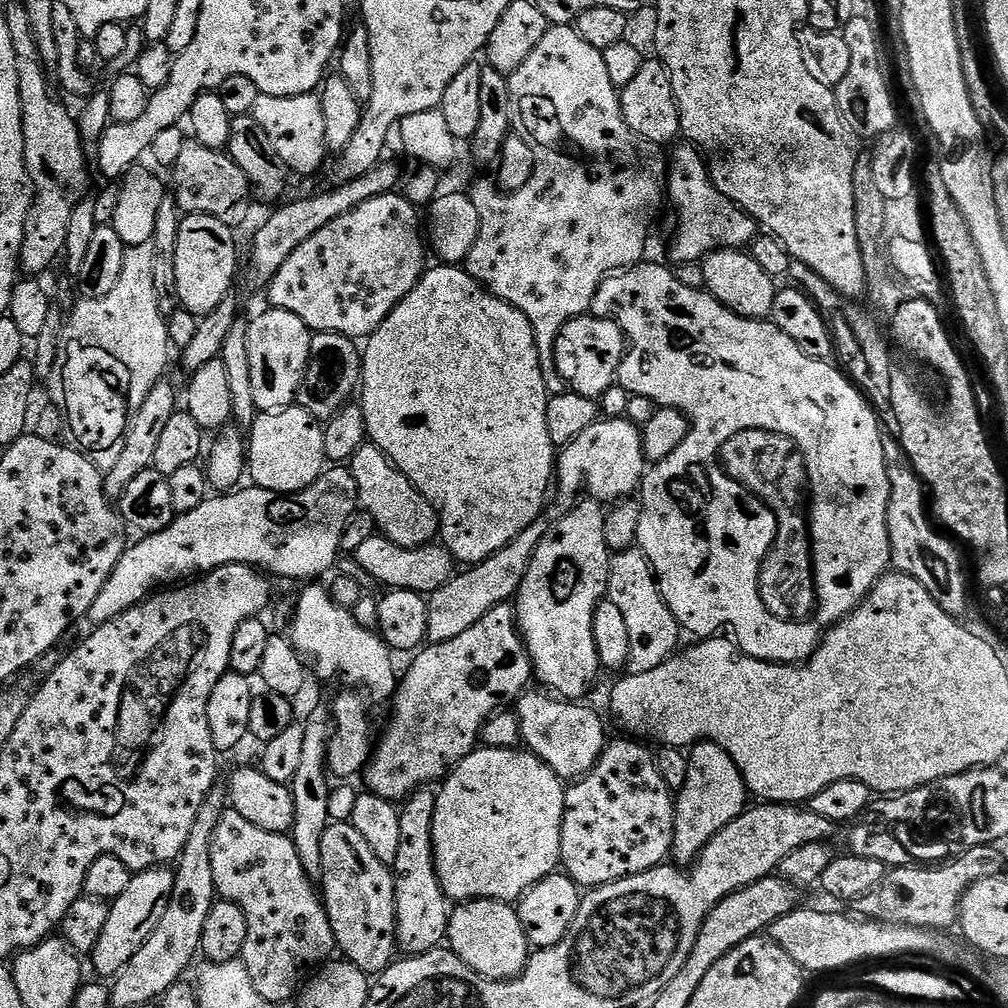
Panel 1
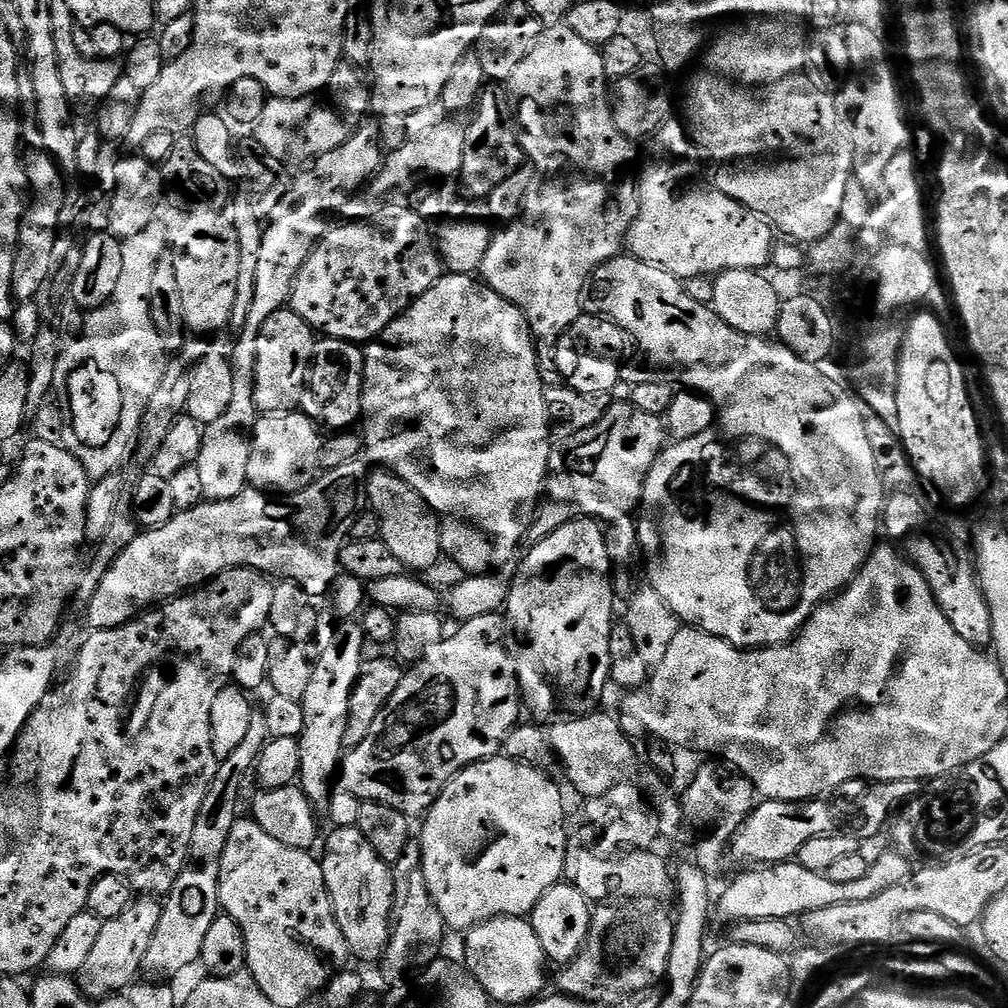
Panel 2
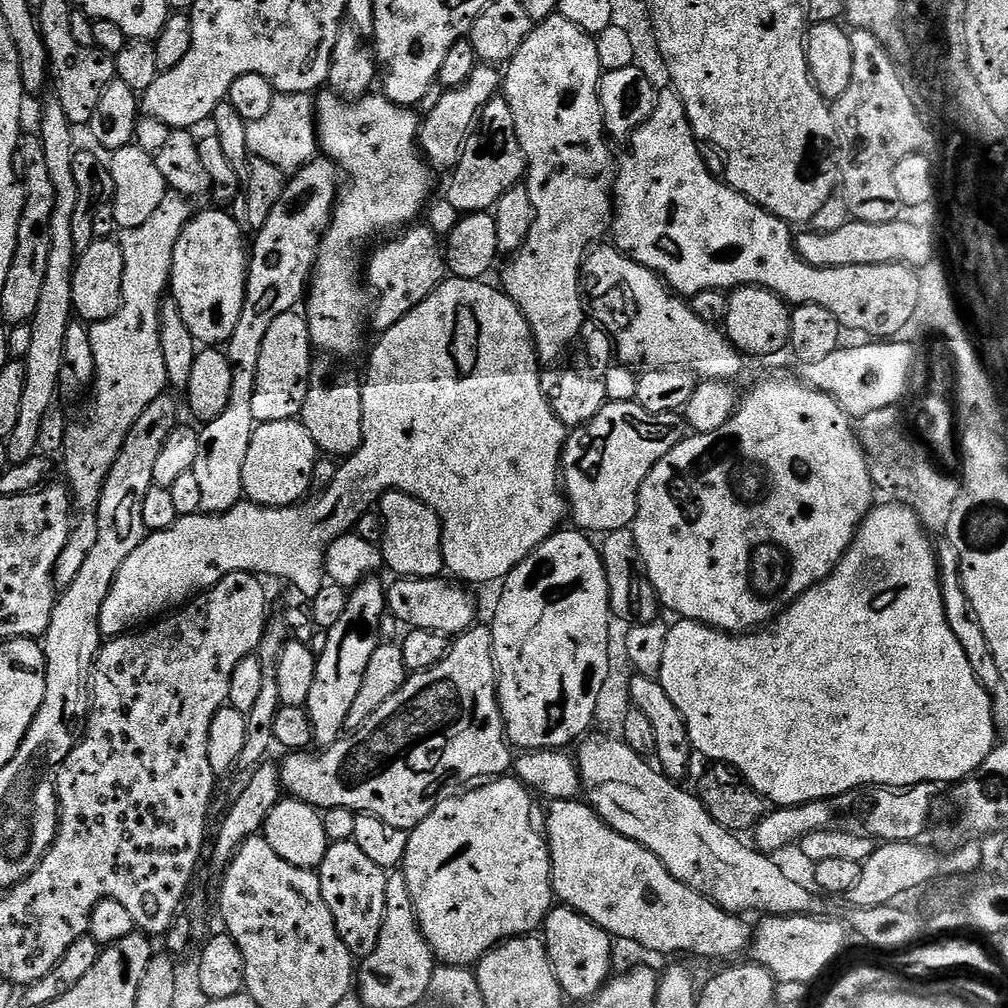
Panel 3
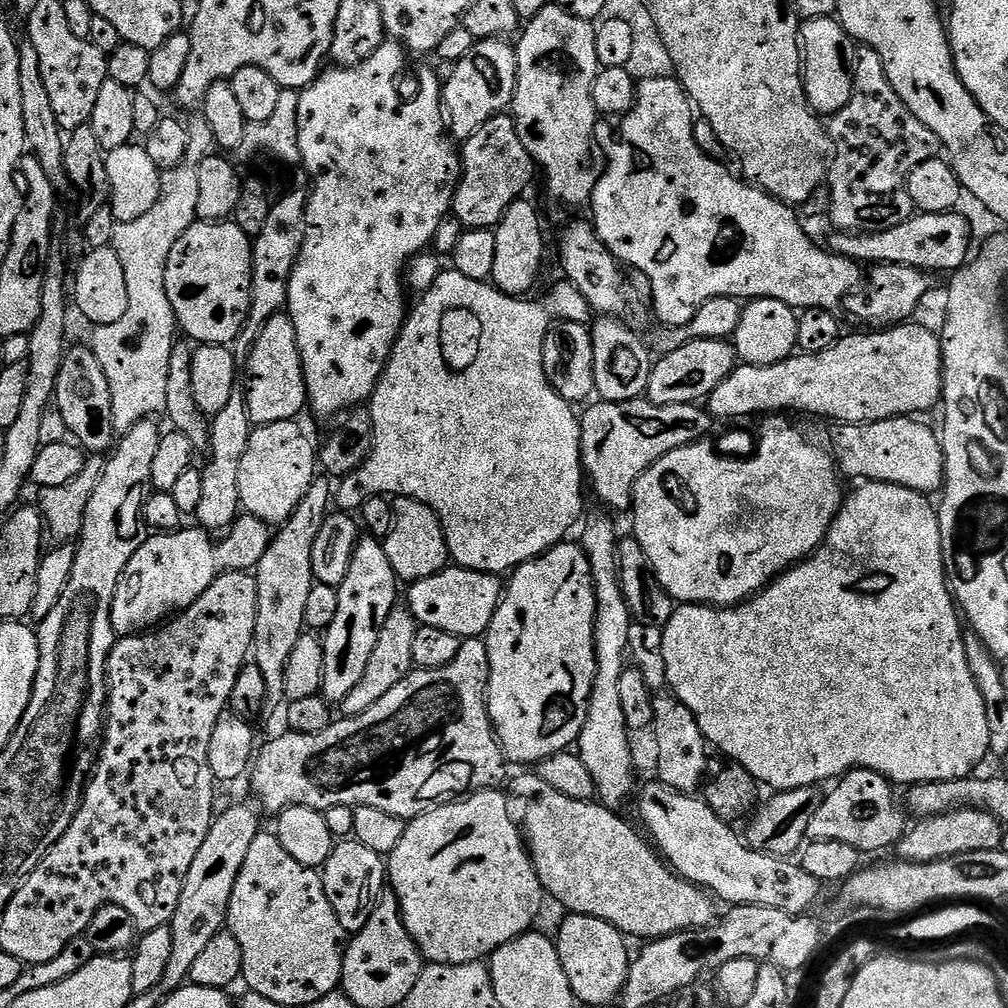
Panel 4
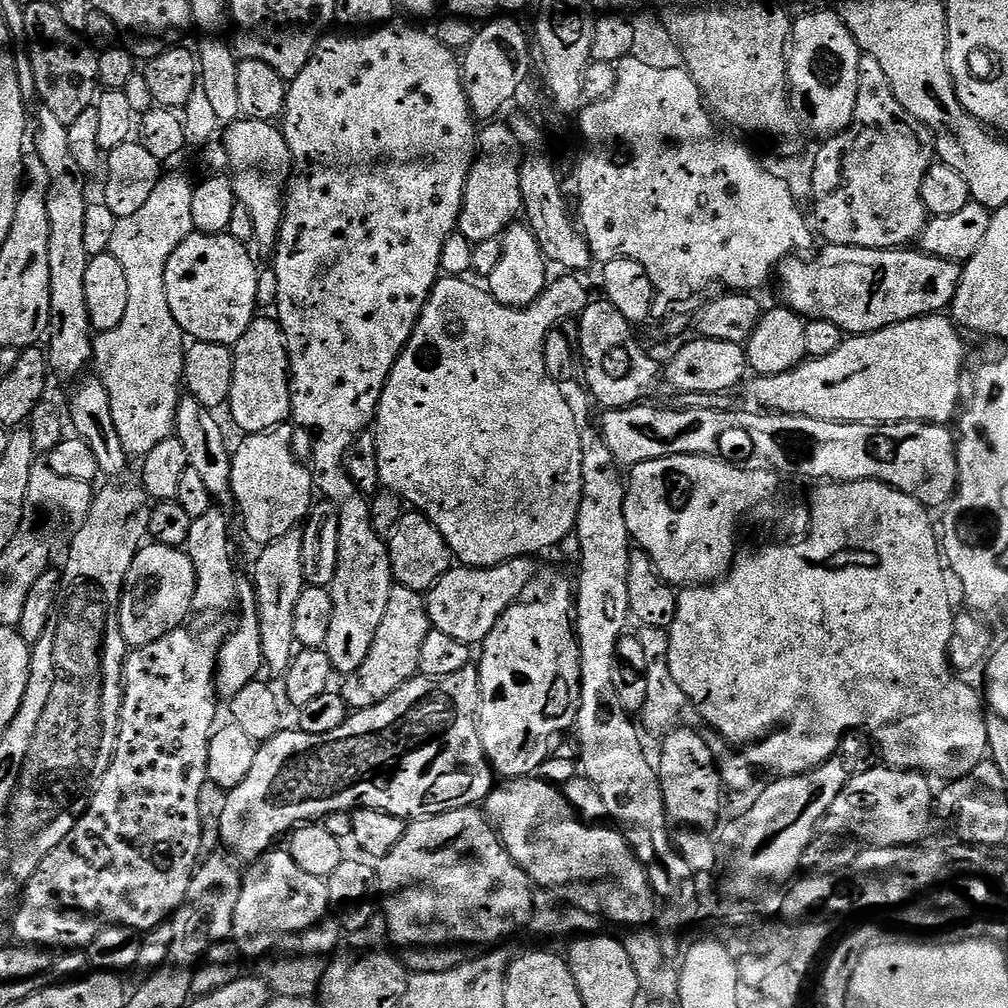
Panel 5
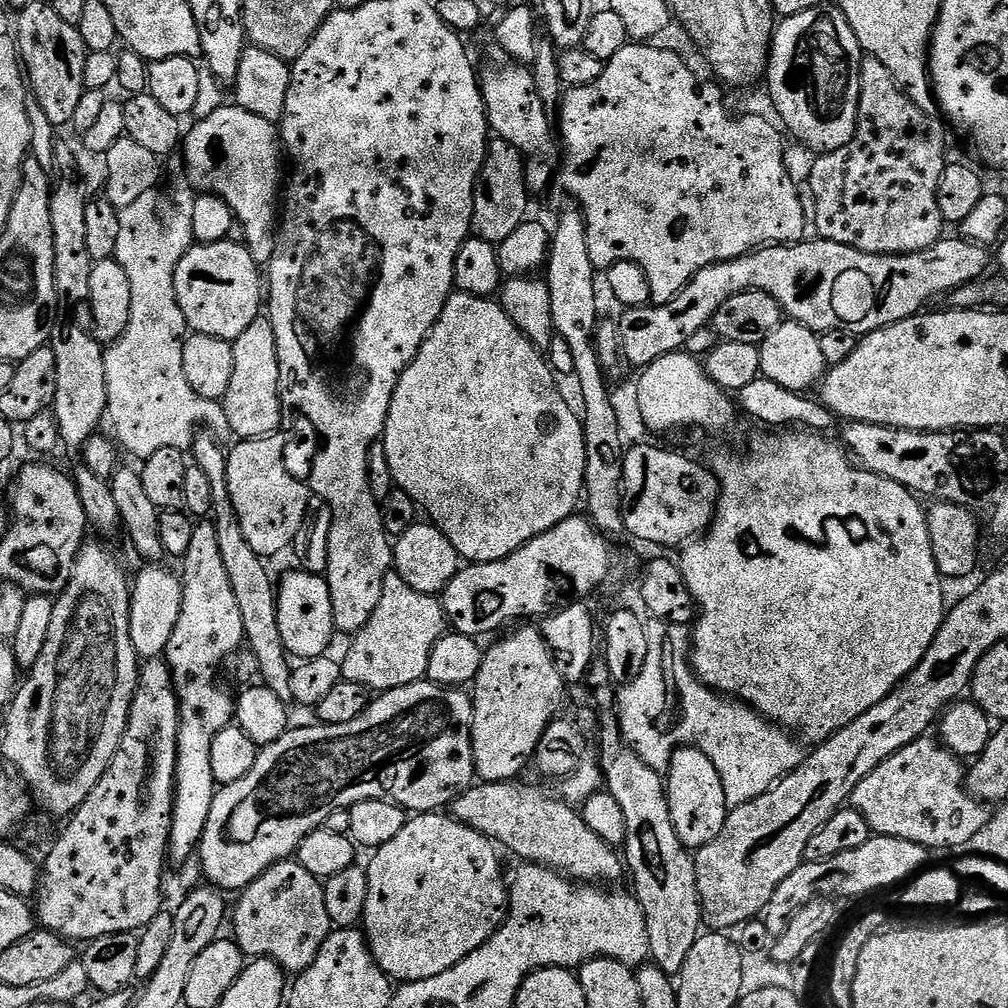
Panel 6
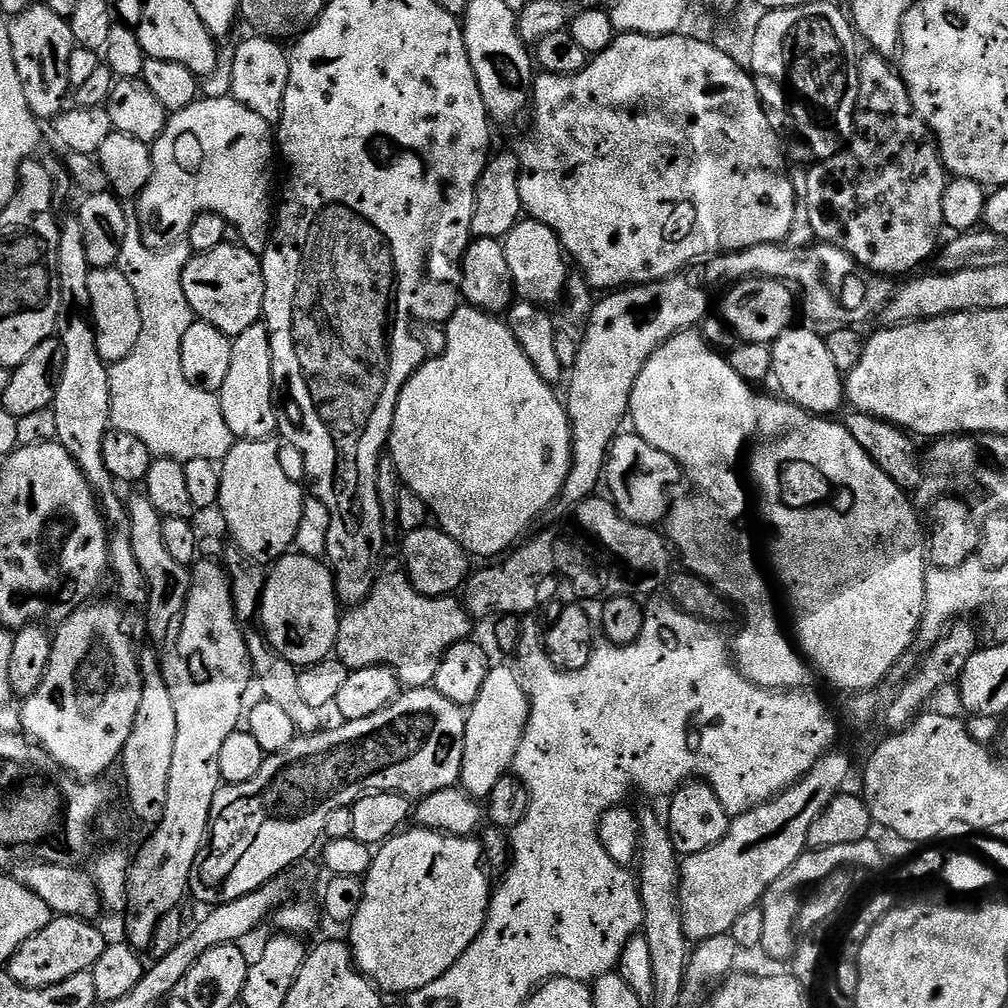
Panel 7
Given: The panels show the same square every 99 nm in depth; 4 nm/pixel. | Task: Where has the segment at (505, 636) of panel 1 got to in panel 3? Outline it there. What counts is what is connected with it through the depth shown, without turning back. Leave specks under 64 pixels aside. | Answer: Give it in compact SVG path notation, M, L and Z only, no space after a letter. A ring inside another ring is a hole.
M473 626L455 637L442 662L424 672L411 673L398 694L386 698L362 727L341 735L323 750L316 750L320 752L289 751L285 755L288 757L279 761L283 791L320 810L350 808L357 814L369 812L390 822L390 826L411 830L431 814L434 804L428 799L447 776L455 772L464 776L484 776L480 778L505 775L513 767L514 752L504 731L504 716L500 713L492 630L488 626L480 627Z

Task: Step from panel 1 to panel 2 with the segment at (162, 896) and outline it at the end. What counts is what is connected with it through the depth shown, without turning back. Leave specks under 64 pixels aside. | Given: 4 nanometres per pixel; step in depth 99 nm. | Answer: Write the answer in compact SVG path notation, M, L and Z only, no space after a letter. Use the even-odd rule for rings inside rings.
M136 898L126 910L122 910L122 914L104 921L102 934L98 934L98 942L90 958L86 958L86 966L82 966L78 973L80 991L85 996L99 1002L105 996L123 993L137 979L136 974L143 967L146 950L150 950L150 938L154 938L161 911L159 899Z

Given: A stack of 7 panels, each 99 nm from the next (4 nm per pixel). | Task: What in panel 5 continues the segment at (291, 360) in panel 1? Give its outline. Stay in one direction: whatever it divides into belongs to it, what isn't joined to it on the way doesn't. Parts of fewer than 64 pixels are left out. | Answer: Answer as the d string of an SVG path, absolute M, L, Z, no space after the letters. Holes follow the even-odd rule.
M257 315L246 334L232 348L234 382L226 405L241 433L269 432L289 423L292 415L292 378L288 367L288 343L279 320L271 315Z

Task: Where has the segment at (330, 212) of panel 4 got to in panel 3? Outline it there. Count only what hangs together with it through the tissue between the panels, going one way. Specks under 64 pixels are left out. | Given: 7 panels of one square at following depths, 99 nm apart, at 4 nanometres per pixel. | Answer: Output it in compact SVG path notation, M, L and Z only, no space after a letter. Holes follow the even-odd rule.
M331 90L321 91L315 97L315 102L316 135L320 137L319 151L327 159L333 160L345 177L352 176L352 185L349 186L348 192L339 193L338 203L332 210L332 223L325 230L324 239L320 242L316 264L310 277L310 291L306 296L306 319L313 349L337 358L349 358L348 356L354 355L364 344L366 317L370 312L370 296L362 283L360 247L371 236L383 237L393 230L411 225L415 221L412 219L419 212L421 215L425 211L433 195L431 192L434 172L420 151L418 141L422 120L411 107L396 104L383 94L369 94L359 100L345 100L343 96L338 96Z

